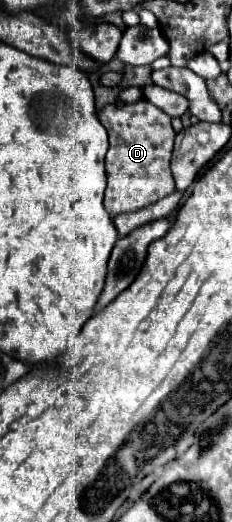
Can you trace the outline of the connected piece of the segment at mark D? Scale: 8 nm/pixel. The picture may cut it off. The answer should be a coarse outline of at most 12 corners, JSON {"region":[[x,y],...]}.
{"region":[[147,100],[99,120],[105,210],[137,212],[175,190],[171,118]]}

